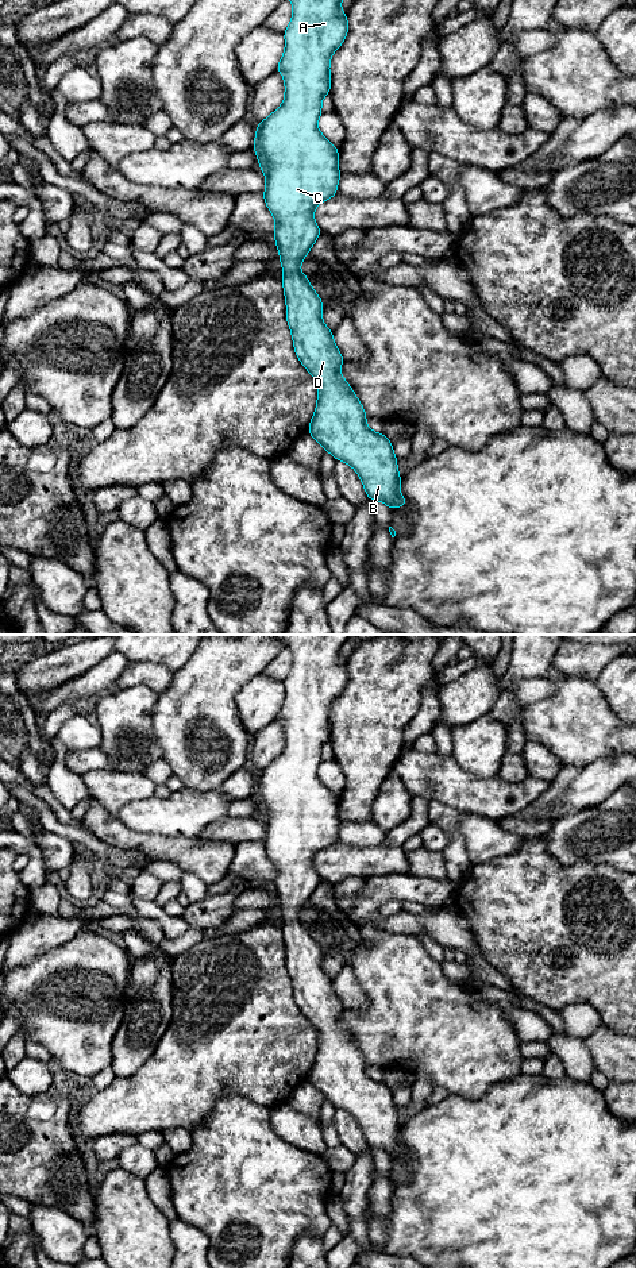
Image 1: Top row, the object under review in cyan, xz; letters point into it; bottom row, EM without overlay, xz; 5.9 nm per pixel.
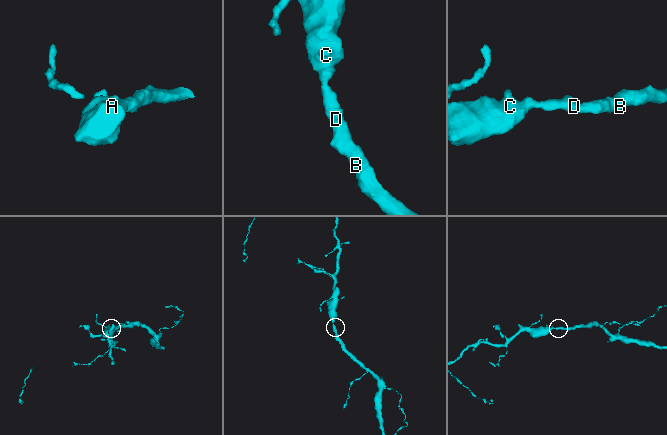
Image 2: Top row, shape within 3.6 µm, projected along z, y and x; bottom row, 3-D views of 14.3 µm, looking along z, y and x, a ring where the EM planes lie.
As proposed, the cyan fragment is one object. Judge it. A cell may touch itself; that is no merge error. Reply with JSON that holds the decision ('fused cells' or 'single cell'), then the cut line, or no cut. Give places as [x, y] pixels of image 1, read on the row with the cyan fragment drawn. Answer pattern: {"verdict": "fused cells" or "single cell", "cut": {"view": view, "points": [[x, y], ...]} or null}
{"verdict": "single cell", "cut": null}

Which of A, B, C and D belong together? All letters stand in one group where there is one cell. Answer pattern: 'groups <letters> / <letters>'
groups A B C D

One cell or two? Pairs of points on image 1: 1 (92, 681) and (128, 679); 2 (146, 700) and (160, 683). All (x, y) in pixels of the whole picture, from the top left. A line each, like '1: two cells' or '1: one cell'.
1: two cells
2: two cells

